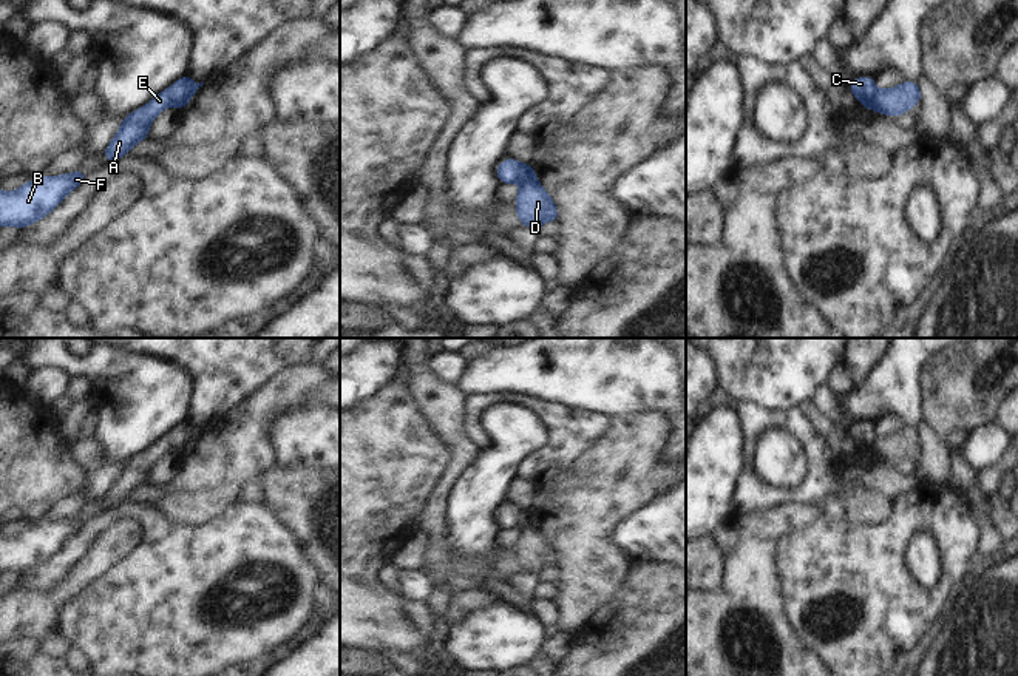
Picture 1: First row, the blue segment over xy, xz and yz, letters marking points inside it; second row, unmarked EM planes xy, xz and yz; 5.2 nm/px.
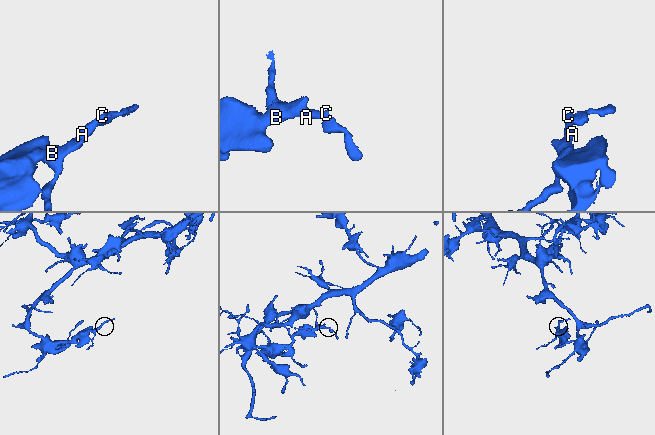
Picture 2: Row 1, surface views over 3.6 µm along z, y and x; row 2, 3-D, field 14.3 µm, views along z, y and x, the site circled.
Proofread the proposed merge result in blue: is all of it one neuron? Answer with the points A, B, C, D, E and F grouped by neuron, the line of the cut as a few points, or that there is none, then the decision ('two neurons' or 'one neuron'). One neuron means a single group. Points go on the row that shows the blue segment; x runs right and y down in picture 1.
A B C E F / D; cut in yz along (876, 91), (870, 107); two neurons

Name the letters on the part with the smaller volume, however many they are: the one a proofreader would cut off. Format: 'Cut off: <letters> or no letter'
Cut off: D

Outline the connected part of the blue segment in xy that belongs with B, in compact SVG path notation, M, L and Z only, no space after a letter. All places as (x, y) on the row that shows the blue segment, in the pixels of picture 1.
M79 170L57 177L40 176L15 193L0 190L0 227L23 228L56 208L68 191L79 187L88 173Z

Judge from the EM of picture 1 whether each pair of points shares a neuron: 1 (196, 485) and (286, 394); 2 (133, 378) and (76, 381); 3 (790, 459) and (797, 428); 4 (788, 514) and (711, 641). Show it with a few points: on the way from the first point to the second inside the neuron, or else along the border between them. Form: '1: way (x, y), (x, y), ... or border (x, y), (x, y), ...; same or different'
1: way (218, 462), (263, 417); same
2: border (70, 375), (81, 375), (90, 385), (91, 397); different
3: border (788, 431), (766, 429), (759, 439), (756, 449); different
4: way (757, 545), (749, 553), (749, 587), (726, 610); same

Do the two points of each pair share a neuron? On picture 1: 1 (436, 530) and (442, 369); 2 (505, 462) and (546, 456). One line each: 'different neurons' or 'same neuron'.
1: different neurons
2: different neurons

